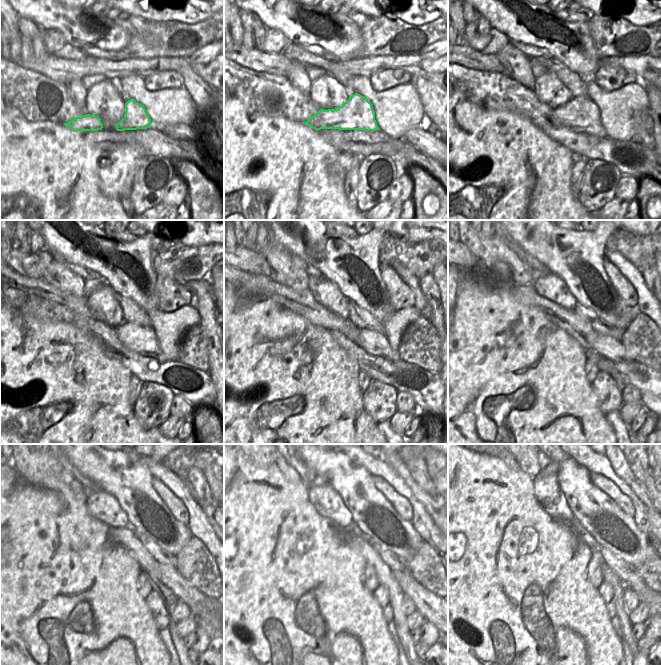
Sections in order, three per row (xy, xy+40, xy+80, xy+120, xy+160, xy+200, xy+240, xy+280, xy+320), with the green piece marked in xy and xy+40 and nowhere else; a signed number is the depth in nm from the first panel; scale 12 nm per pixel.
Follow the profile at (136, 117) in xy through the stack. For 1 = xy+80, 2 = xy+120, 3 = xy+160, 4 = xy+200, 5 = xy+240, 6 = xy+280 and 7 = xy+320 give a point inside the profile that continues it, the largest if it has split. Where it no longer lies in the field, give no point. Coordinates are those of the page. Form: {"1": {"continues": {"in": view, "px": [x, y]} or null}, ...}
{"1": {"continues": {"in": "xy+80", "px": [581, 115]}}, "2": {"continues": {"in": "xy+120", "px": [137, 338]}}, "3": {"continues": {"in": "xy+160", "px": [370, 341]}}, "4": {"continues": {"in": "xy+200", "px": [609, 348]}}, "5": {"continues": {"in": "xy+240", "px": [202, 605]}}, "6": {"continues": {"in": "xy+280", "px": [427, 603]}}, "7": {"continues": {"in": "xy+320", "px": [628, 574]}}}

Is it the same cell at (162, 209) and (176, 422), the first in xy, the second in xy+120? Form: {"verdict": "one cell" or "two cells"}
{"verdict": "one cell"}

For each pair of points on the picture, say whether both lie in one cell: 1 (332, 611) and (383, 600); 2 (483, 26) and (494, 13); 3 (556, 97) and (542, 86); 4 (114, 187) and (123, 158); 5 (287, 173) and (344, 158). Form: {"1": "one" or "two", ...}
{"1": "two", "2": "two", "3": "one", "4": "one", "5": "two"}

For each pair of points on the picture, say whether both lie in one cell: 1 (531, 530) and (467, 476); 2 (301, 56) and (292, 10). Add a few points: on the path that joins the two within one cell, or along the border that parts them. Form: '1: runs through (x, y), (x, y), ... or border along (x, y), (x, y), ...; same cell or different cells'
1: runs through (515, 514), (505, 514), (483, 492); same cell
2: border along (288, 41), (301, 46); different cells

